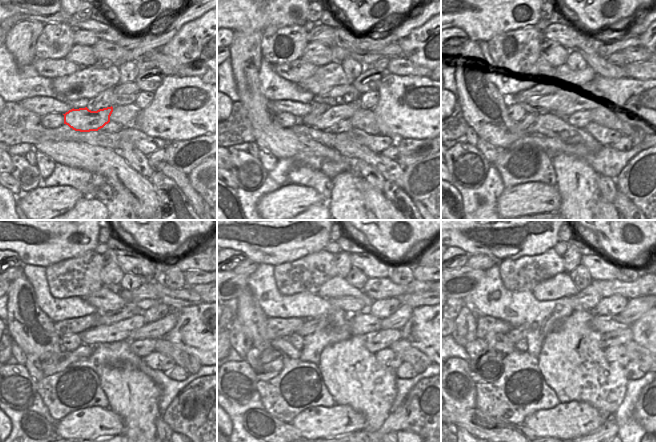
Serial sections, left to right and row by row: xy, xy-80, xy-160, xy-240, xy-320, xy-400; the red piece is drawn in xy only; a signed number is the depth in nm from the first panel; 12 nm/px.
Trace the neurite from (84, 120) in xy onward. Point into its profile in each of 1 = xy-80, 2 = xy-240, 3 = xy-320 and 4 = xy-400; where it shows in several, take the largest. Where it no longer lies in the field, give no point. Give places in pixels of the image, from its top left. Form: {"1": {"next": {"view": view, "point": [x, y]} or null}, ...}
{"1": {"next": {"view": "xy-80", "point": [332, 115]}}, "2": {"next": {"view": "xy-240", "point": [157, 329]}}, "3": {"next": {"view": "xy-320", "point": [398, 319]}}, "4": {"next": {"view": "xy-400", "point": [636, 308]}}}

